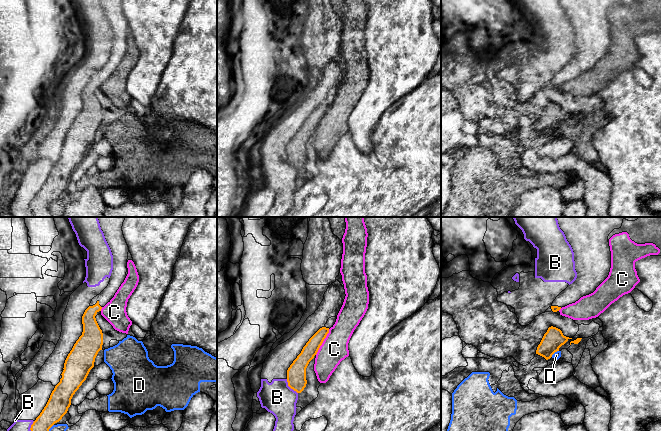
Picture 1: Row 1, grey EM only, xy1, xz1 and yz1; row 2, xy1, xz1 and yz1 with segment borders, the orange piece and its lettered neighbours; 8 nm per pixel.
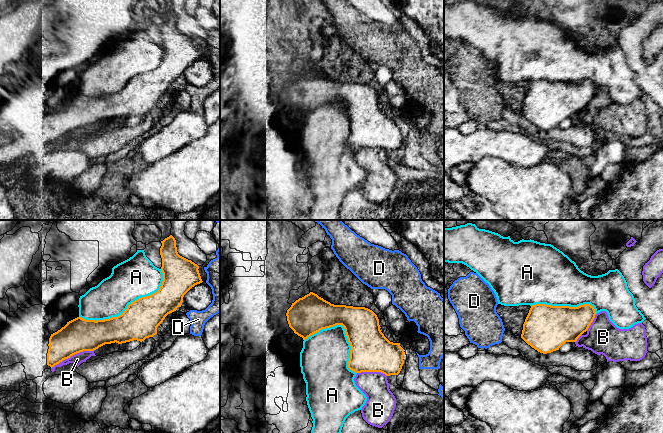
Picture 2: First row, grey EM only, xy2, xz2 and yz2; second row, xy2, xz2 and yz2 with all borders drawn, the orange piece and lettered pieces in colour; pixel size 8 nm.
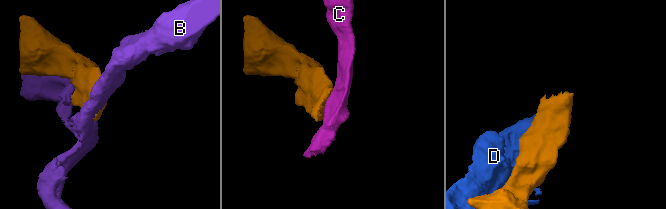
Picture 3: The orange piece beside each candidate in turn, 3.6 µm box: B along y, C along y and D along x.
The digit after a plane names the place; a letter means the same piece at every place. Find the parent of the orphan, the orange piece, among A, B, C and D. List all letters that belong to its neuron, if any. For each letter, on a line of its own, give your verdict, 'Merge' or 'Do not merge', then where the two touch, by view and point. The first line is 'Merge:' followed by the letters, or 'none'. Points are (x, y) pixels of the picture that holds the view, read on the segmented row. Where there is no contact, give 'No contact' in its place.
Merge: none
A: Do not merge. Touches orange at xy2 (128, 305)
B: Do not merge. Touches orange at xy2 (72, 355)
C: Do not merge. Touches orange at xz1 (322, 342)
D: Do not merge. Touches orange at yz1 (554, 352)

